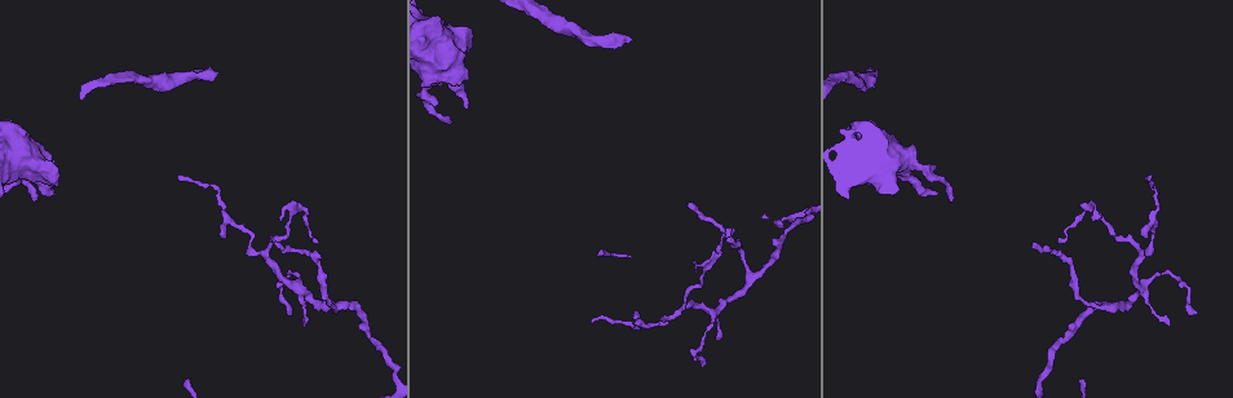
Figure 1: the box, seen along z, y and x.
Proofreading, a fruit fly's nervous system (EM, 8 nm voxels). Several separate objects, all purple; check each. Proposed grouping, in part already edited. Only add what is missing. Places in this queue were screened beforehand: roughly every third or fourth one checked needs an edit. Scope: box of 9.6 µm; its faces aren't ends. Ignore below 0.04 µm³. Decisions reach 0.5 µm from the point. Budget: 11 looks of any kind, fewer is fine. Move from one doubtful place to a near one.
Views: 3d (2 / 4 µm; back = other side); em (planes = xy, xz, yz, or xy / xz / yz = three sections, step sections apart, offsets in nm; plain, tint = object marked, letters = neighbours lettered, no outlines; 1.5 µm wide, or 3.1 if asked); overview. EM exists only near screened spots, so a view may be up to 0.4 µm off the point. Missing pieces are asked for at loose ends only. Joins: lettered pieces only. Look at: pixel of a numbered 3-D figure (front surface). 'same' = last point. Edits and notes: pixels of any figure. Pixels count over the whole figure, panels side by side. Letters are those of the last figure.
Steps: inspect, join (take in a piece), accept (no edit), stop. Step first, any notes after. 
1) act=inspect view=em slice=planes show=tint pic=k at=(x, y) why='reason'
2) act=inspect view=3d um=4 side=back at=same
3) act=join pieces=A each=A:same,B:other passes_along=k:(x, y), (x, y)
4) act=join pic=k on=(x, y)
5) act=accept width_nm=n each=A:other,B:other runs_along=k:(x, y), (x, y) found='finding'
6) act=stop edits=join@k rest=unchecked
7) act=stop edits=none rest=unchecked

act=inspect view=3d um=2 pic=1 at=(454, 82) why='stops while still wide'

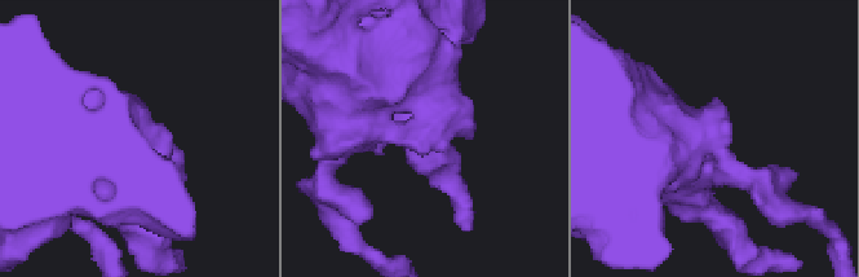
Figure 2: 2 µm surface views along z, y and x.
act=inspect view=em slice=xz step=8 show=letters pic=2 at=(422, 149) why='need the tissue'

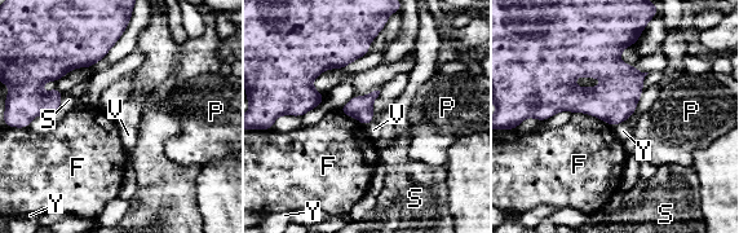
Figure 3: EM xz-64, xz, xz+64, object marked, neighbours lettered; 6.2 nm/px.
act=inspect view=em slice=planes show=letters at=same why='cut it another way'

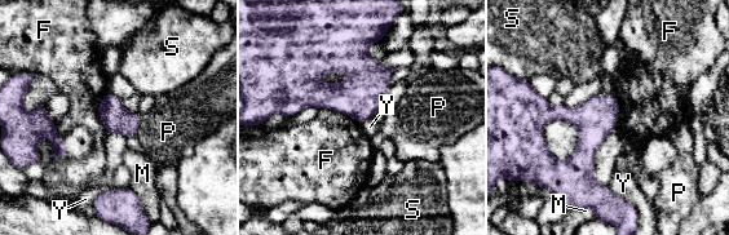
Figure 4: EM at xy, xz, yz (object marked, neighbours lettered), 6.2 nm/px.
act=accept longest_contact=F:260nm each=F:other,M:other,P:other,S:other,Y:other found='no lettered piece goes on from it'

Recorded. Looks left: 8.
act=inspect view=3d um=2 pic=1 at=(592, 323) why='branch stops here'

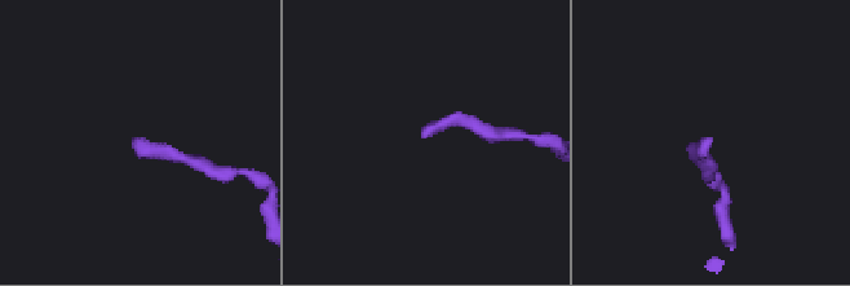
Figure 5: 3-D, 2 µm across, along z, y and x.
act=inspect view=em slice=planes show=letters pic=5 at=(710, 137)

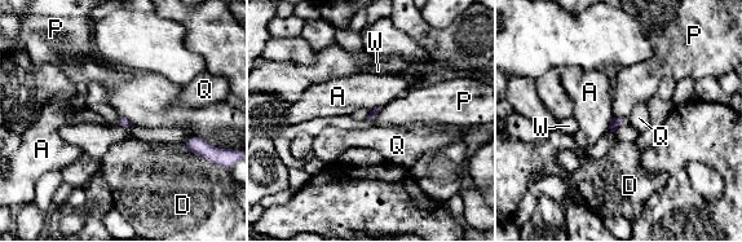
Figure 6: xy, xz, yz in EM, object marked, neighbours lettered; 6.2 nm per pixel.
act=accept each=A:other,D:other,P:other,Q:other,W:other border=6:(195, 135), (210, 144) found='none of them fits'

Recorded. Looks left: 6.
act=inspect view=em slice=planes show=tint pic=1 at=(302, 324) why='tapers out'

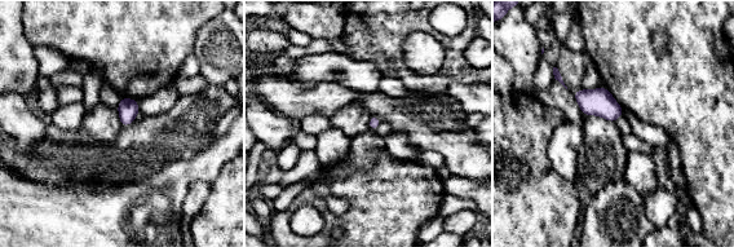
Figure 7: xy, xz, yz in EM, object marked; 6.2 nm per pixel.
act=inspect view=em slice=planes show=letters at=same

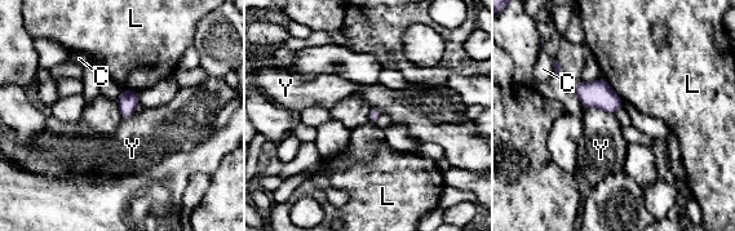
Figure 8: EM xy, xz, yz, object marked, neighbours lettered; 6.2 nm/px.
act=accept each=C:other,L:other,Y:other found='no lettered piece goes on from it'

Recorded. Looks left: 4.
act=inspect view=3d um=4 pic=1 at=(631, 38) why='an open end'

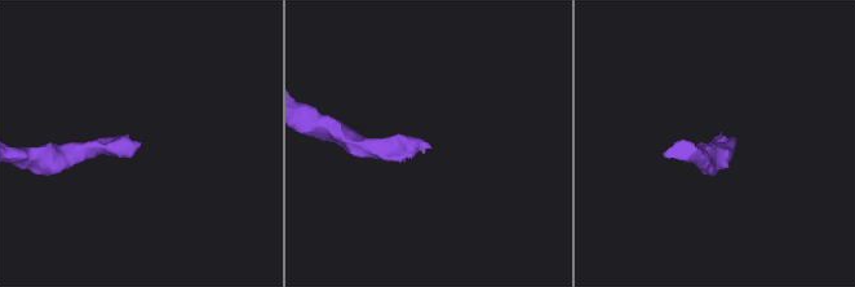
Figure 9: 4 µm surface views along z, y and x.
act=inspect view=em slice=planes show=plain pic=9 at=(721, 139) why='shape alone is not enough'

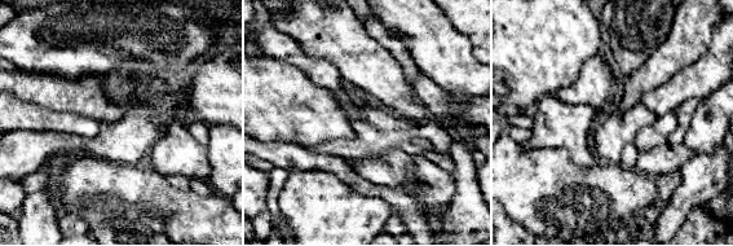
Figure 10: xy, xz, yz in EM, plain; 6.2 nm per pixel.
act=inspect view=em slice=planes show=letters at=same

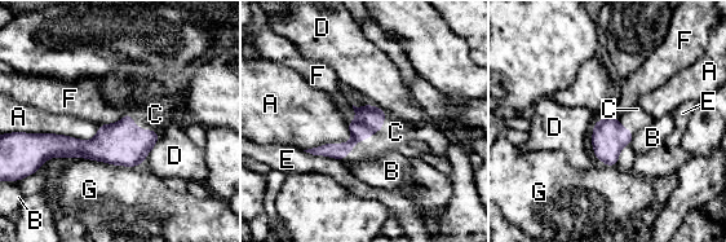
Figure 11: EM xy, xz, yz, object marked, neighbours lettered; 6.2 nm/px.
act=join pieces=C width_nm=170 each=A:other,B:other,C:same,D:other,E:other,F:other,G:other passes_along=11:(370, 119), (366, 137), (395, 132) found='the neuron continues'

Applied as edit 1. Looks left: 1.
act=stop edits=join@11 rest=unchecked

